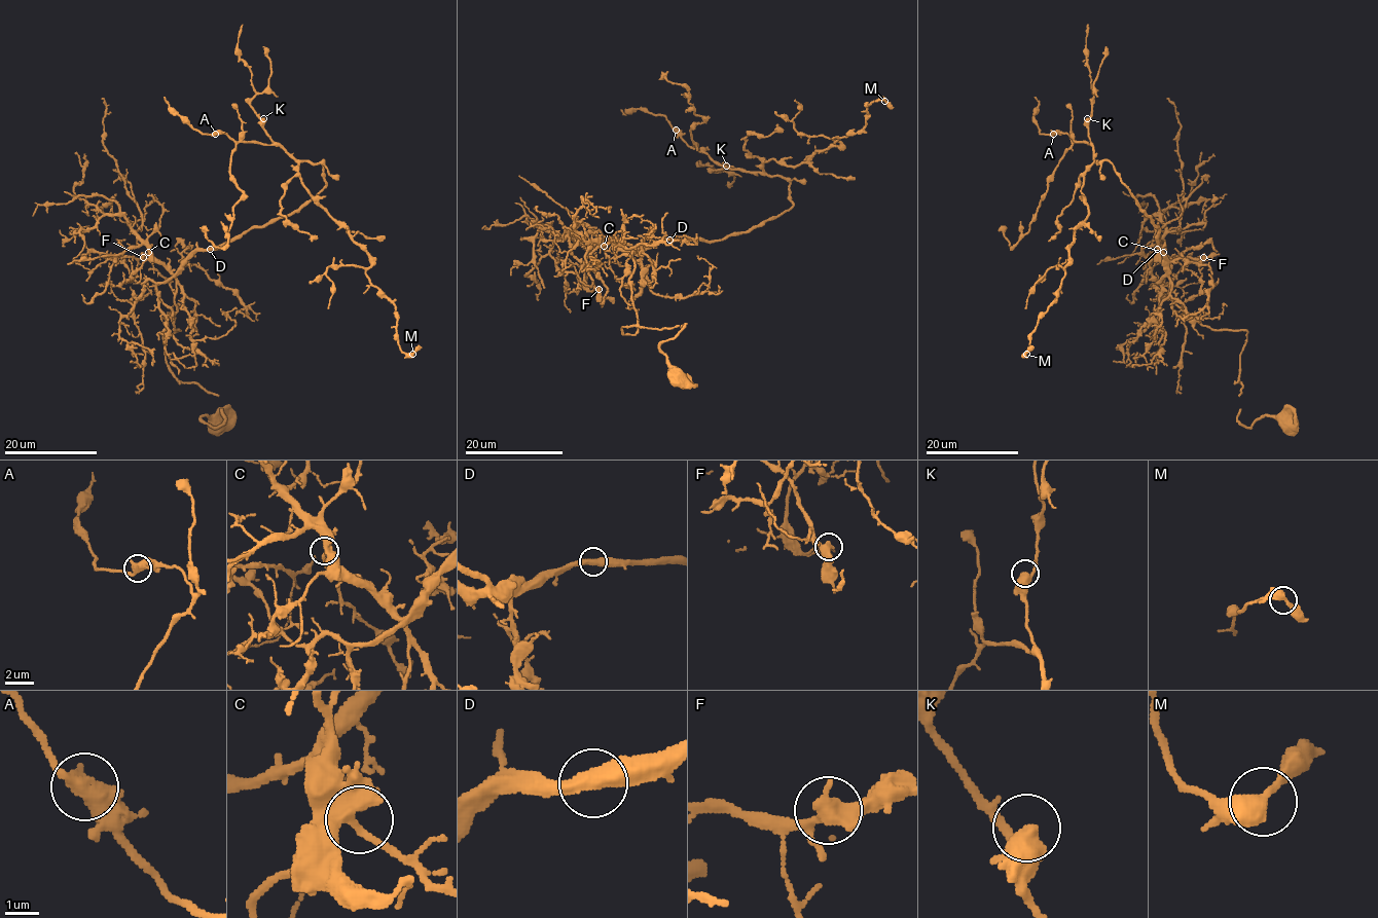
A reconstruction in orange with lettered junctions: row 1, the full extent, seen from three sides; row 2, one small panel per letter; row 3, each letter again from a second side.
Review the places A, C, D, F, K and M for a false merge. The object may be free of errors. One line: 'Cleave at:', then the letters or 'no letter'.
Cleave at: no letter

